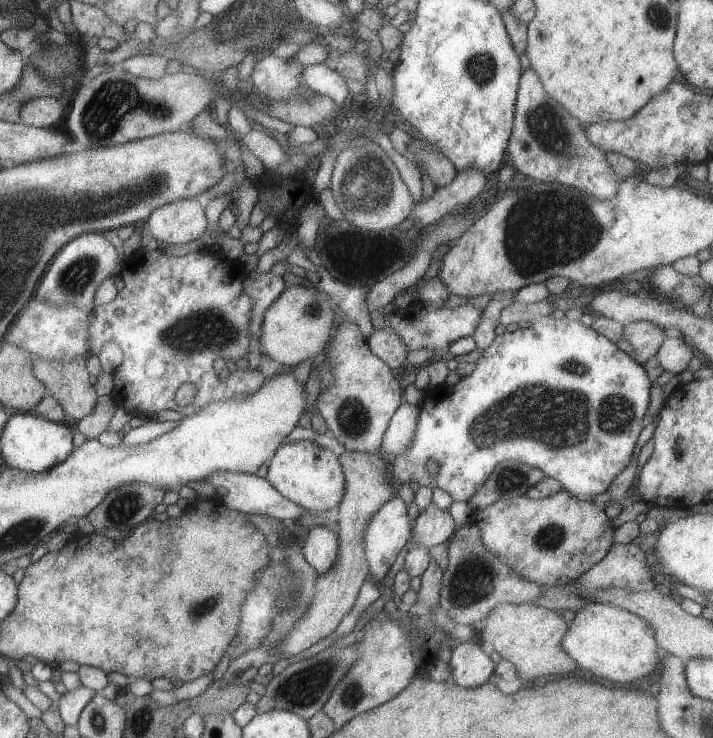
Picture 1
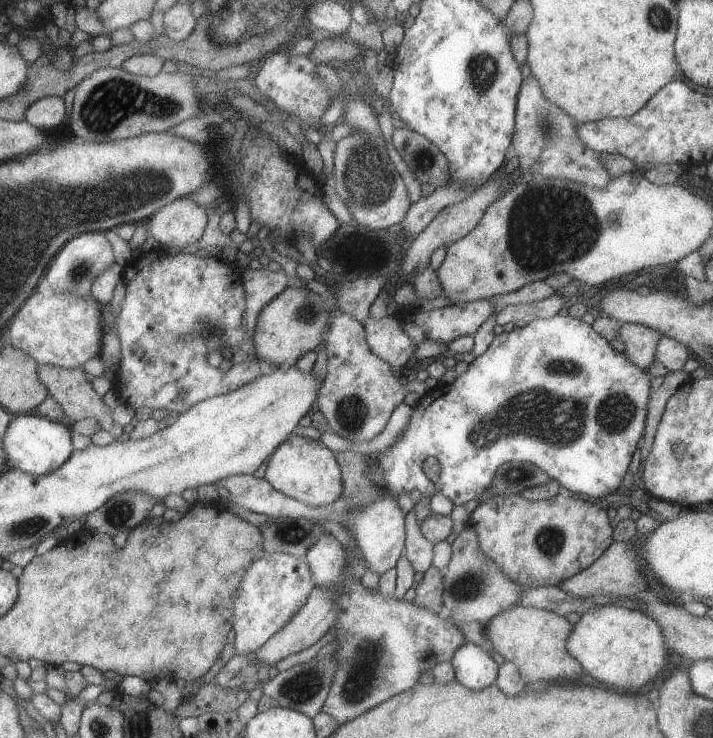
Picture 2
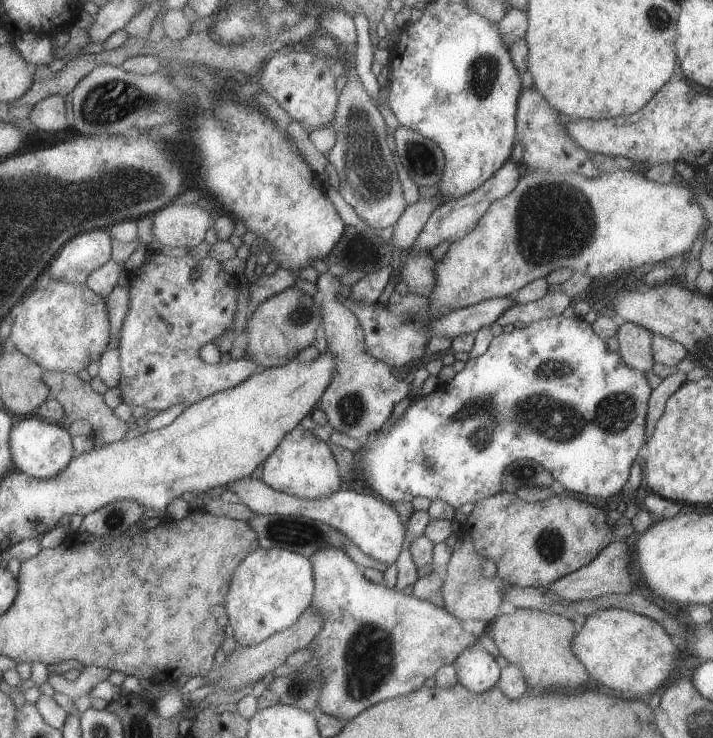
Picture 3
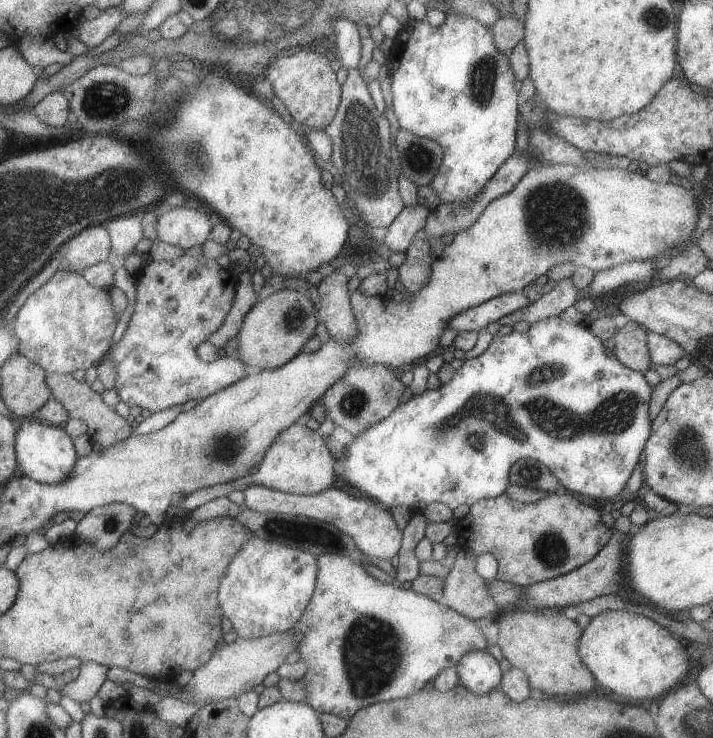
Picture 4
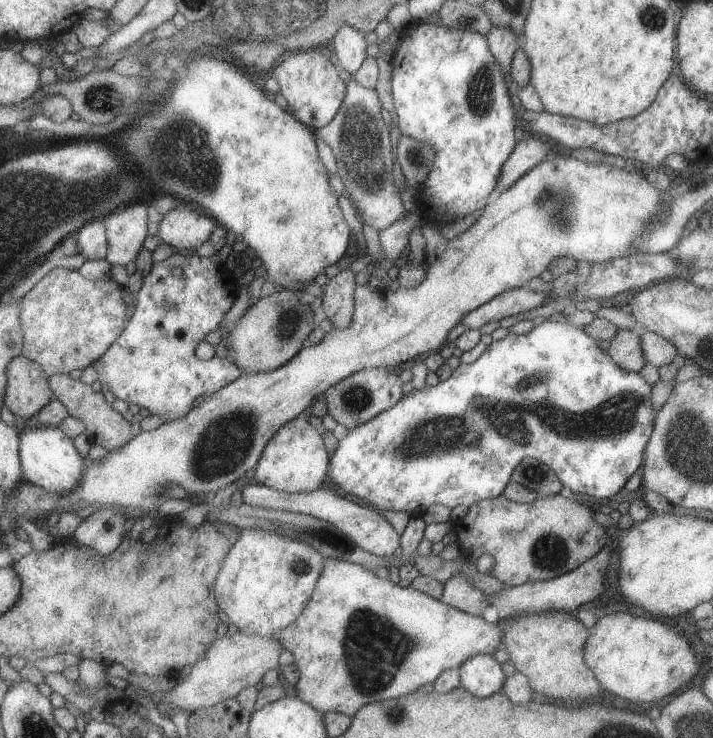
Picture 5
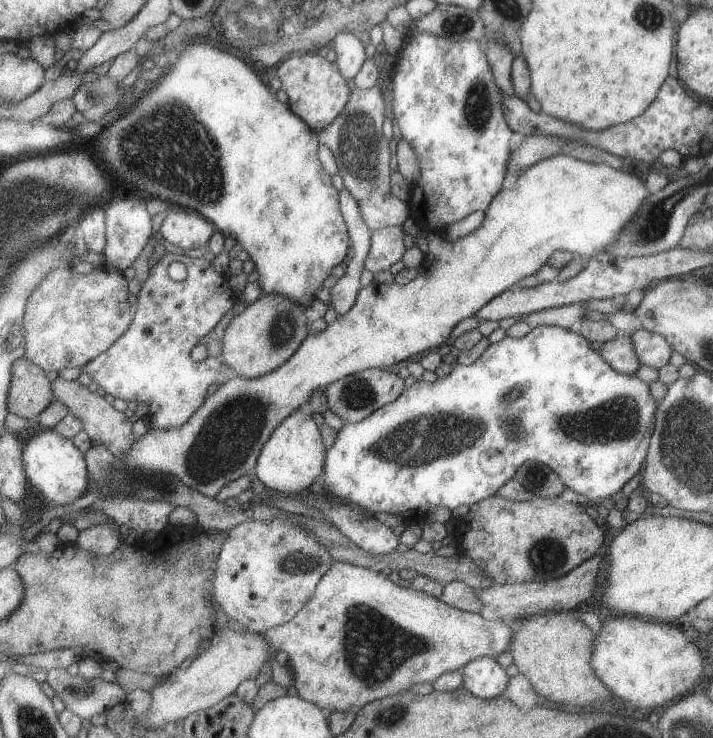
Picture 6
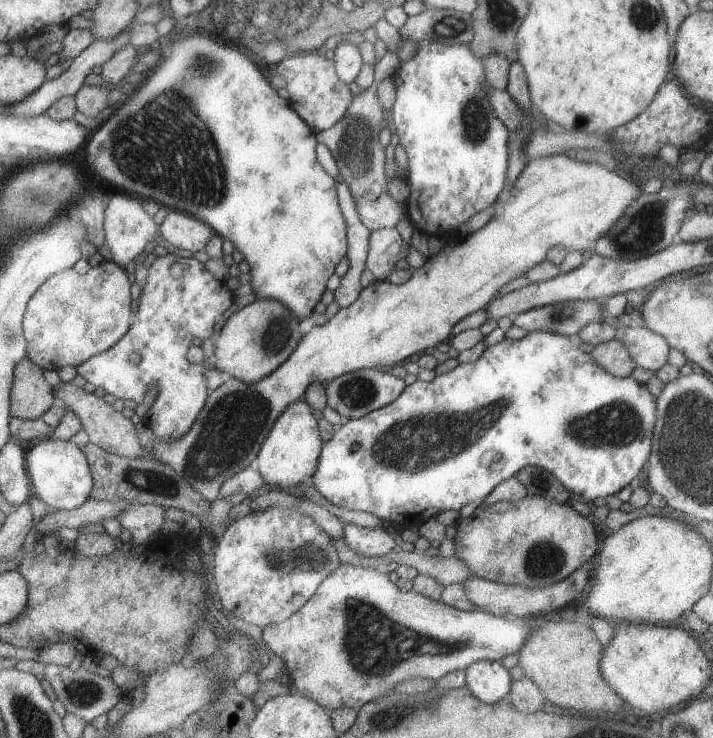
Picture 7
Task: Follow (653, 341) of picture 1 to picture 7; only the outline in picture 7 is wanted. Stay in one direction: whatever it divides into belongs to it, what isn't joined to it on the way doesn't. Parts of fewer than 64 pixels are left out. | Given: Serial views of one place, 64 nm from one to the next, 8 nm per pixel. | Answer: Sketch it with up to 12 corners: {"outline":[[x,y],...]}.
{"outline":[[616,337],[595,345],[593,362],[615,378],[636,367]]}

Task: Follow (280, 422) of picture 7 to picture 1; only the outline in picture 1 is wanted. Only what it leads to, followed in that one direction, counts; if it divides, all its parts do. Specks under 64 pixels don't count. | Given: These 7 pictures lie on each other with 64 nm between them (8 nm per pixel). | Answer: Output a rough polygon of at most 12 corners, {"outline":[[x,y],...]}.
{"outline":[[282,444],[264,480],[309,514],[339,505],[337,455]]}

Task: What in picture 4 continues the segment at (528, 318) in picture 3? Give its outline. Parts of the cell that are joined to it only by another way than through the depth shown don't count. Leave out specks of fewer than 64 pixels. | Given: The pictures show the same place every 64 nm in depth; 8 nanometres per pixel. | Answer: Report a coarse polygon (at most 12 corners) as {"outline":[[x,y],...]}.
{"outline":[[570,279],[531,298],[528,306],[499,318],[499,325],[531,325],[558,317],[577,301]]}

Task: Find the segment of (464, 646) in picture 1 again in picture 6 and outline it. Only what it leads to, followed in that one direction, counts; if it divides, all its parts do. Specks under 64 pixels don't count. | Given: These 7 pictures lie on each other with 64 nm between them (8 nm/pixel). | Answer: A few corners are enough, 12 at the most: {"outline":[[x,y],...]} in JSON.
{"outline":[[494,658],[461,668],[462,686],[481,700],[502,696],[509,676]]}

